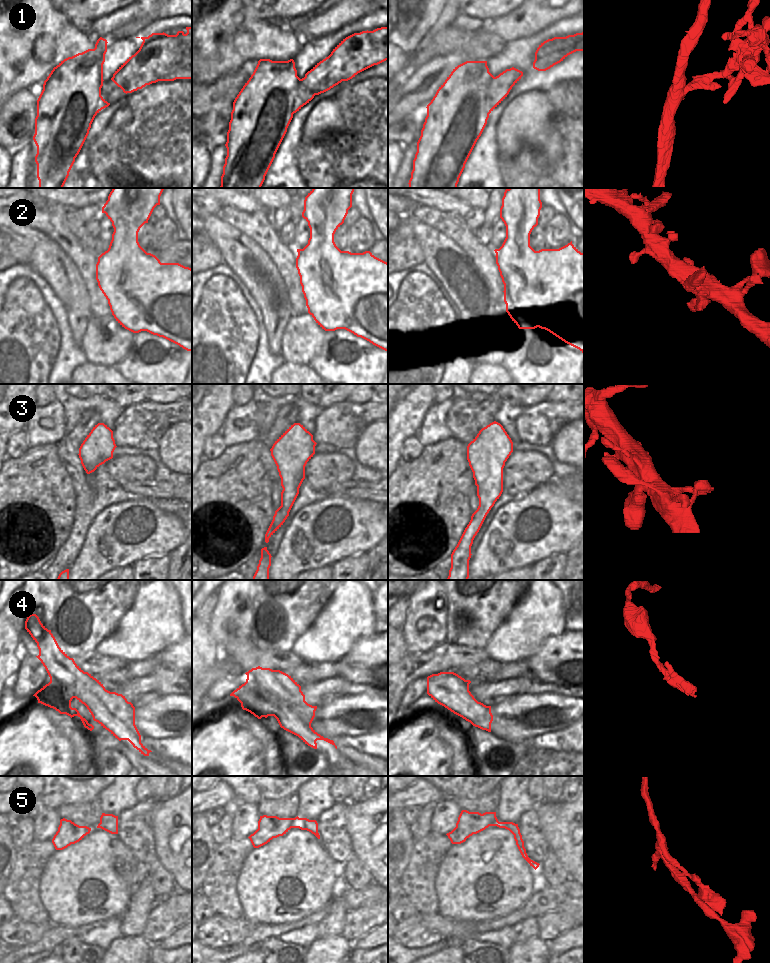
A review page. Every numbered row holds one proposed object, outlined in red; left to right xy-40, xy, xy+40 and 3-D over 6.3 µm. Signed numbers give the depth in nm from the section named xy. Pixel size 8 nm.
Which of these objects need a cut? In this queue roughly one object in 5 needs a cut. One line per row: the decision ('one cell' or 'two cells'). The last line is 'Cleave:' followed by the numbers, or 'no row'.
1: two cells
2: one cell
3: one cell
4: two cells
5: one cell
Cleave: 1, 4

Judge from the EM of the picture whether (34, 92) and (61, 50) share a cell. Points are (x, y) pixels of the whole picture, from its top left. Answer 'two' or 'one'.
two

